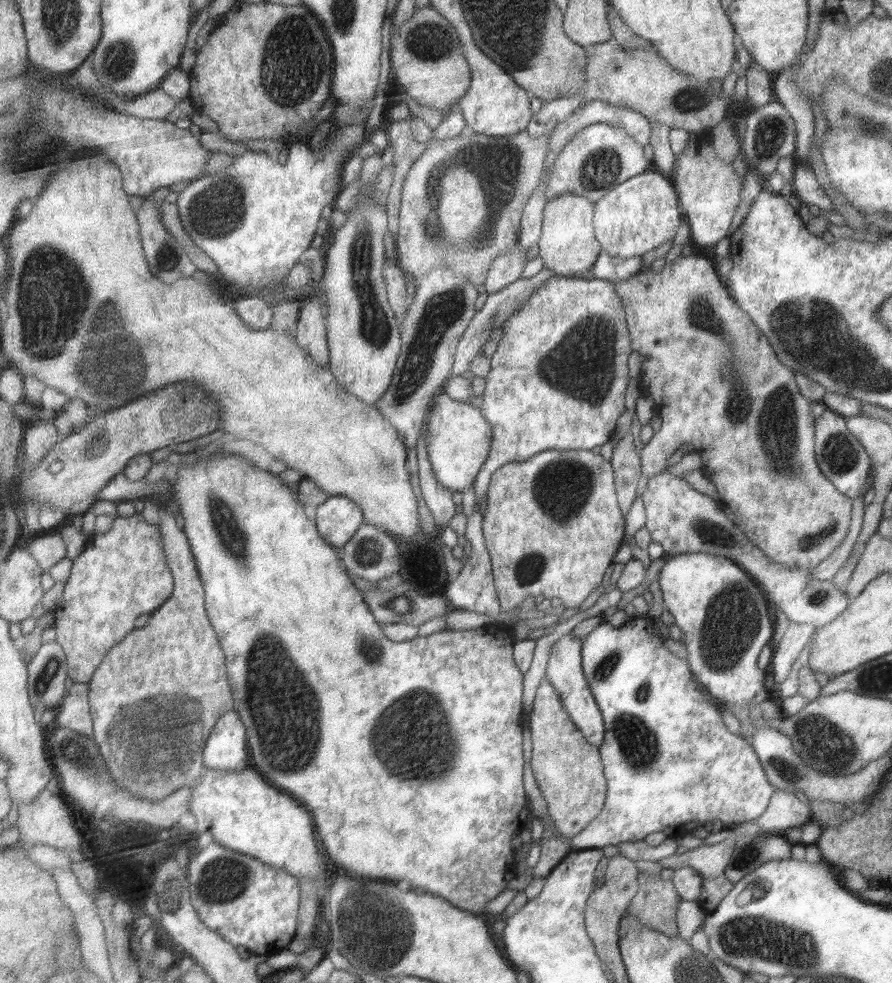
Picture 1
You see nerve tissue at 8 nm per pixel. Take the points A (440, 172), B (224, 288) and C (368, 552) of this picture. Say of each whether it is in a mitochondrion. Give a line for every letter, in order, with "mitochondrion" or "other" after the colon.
A: mitochondrion
B: other
C: mitochondrion

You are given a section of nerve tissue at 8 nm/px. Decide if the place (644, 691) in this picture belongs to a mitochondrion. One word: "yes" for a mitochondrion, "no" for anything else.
yes

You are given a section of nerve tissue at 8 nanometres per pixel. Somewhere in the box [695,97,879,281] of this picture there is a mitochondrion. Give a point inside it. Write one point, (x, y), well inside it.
(768, 136)

